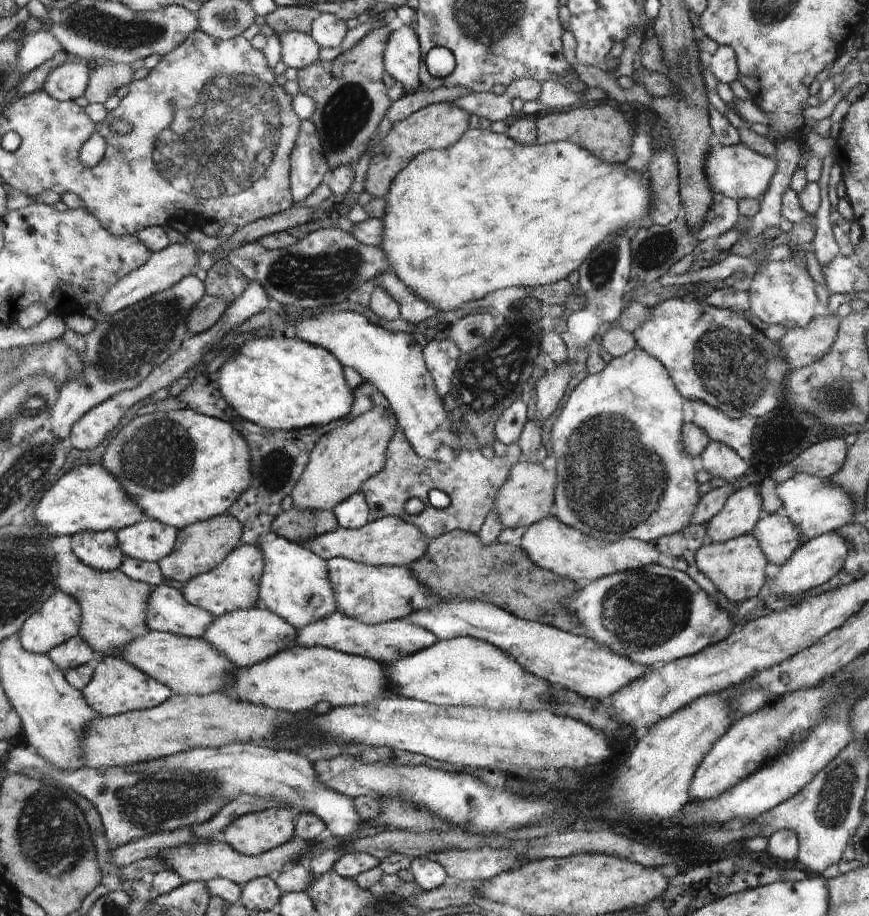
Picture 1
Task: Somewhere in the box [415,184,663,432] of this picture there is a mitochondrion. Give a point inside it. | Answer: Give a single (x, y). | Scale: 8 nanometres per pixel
(486, 377)

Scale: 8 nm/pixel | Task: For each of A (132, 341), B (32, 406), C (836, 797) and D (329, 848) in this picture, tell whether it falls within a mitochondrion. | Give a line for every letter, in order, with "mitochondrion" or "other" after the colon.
A: mitochondrion
B: mitochondrion
C: mitochondrion
D: other

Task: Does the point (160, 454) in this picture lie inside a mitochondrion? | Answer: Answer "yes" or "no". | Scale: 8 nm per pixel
yes

